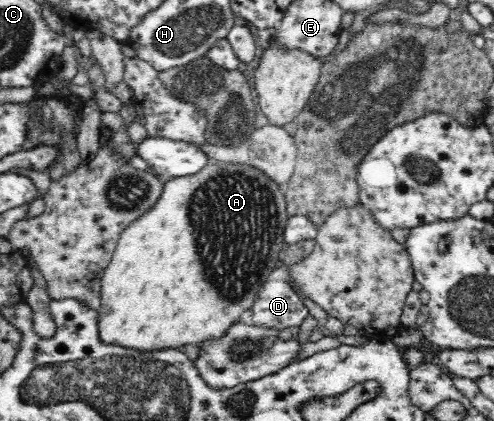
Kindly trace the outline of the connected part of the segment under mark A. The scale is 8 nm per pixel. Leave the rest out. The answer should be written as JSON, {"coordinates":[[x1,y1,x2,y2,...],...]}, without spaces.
{"coordinates":[[233,160,230,162,213,161,207,166,203,166,198,174,169,180,164,184,159,201,151,210,143,214,143,217,131,222,125,228,126,230,123,230,122,236,117,242,115,253,111,257,111,262,104,270,100,280,100,303,97,306,99,310,99,338,107,344,135,348,142,352,155,352,155,350,165,350,165,348,179,350,181,346,186,344,196,344,199,347,205,340,220,338,223,334,227,334,227,328,231,328,231,324,240,321,241,314,252,308,259,289,267,282,268,275,280,265,280,258,284,256,284,251,287,248,284,243,284,228,289,218,285,191,277,183,271,181,260,167,241,164]]}

